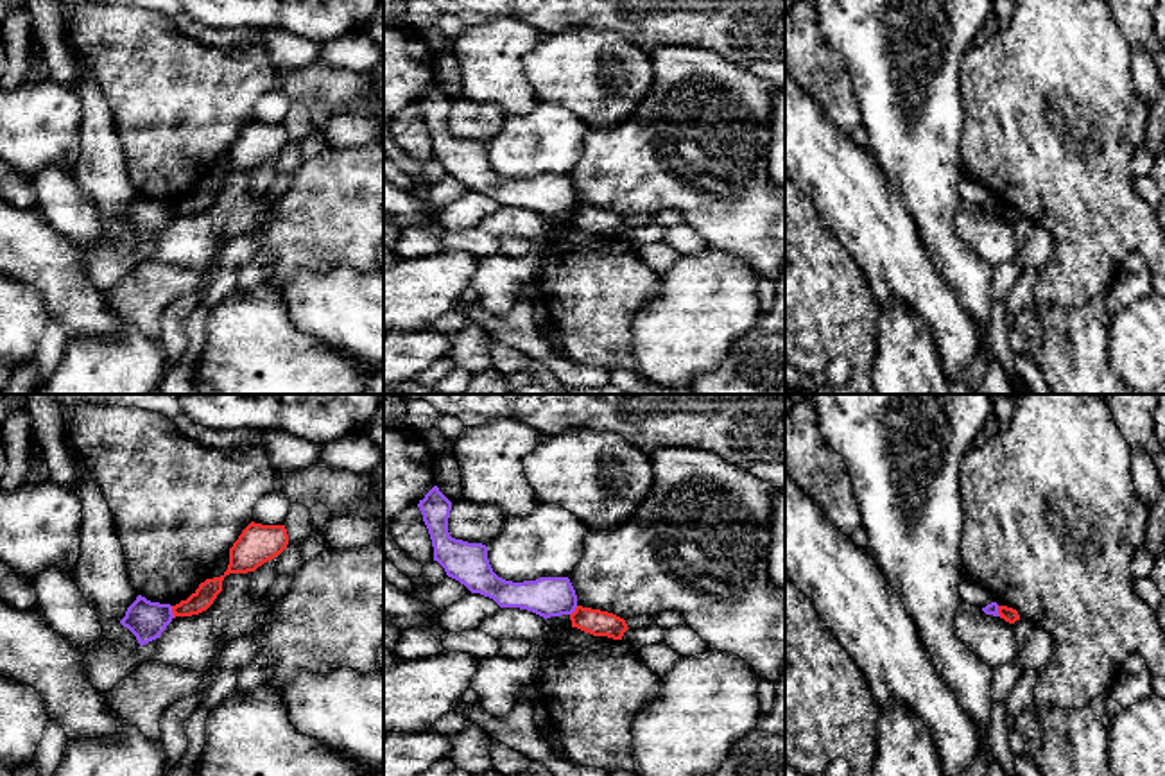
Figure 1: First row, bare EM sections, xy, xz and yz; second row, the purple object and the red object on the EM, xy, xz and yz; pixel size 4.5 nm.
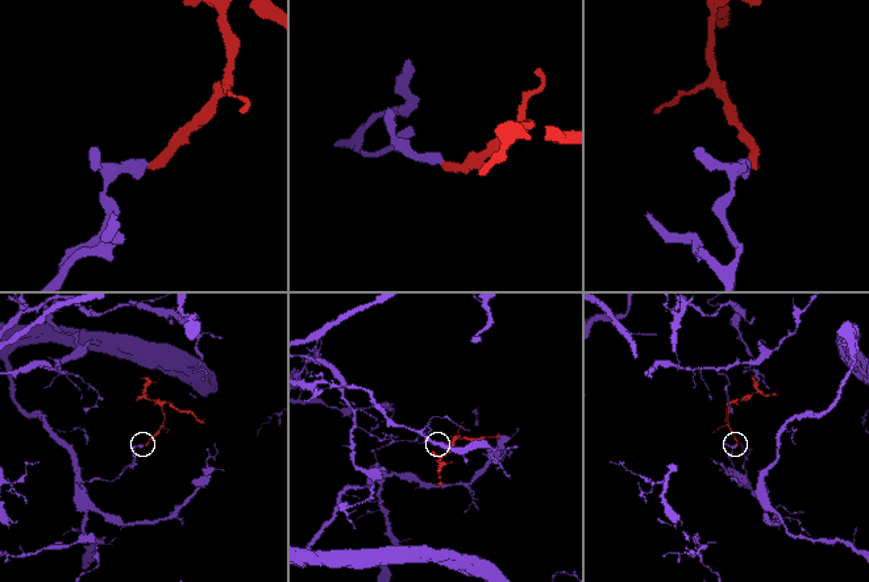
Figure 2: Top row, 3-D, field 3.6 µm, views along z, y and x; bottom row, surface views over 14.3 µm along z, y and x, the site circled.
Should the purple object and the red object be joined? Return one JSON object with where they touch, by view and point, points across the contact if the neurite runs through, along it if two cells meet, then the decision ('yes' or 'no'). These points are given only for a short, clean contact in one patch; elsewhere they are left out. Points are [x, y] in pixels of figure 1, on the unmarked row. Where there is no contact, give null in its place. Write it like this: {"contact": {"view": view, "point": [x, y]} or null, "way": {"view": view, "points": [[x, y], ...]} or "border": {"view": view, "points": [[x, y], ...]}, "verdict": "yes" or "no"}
{"contact": {"view": "xy", "point": [171, 210]}, "border": {"view": "xy", "points": [[171, 205], [174, 215]]}, "verdict": "no"}

